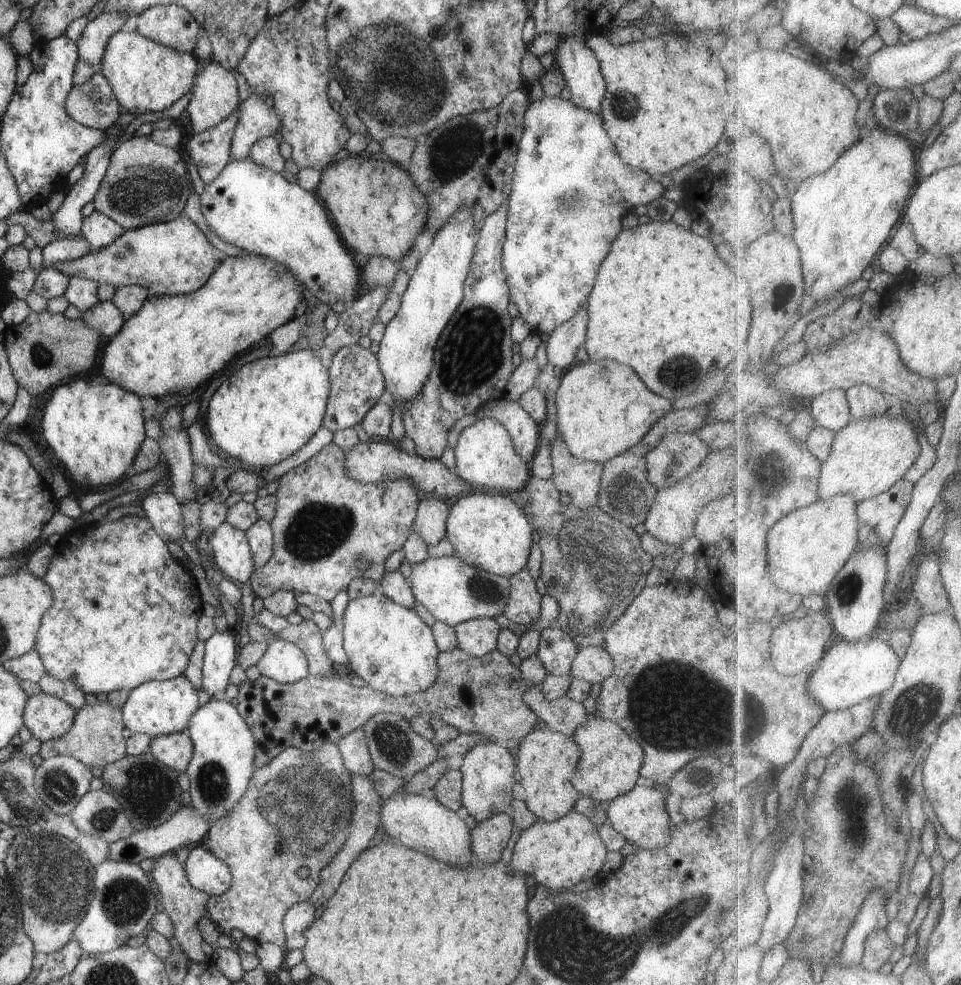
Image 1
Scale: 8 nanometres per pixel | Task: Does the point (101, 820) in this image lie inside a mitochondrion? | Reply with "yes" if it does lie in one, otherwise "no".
yes

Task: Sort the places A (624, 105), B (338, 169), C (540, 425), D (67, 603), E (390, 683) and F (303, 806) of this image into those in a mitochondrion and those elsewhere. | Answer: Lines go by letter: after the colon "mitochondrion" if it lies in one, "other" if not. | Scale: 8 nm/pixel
A: mitochondrion
B: other
C: other
D: other
E: other
F: mitochondrion

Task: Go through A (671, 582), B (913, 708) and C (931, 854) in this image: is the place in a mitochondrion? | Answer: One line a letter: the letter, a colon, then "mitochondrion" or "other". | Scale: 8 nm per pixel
A: other
B: mitochondrion
C: other

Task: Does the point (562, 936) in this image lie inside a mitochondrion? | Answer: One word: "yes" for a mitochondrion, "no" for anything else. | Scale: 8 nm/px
yes

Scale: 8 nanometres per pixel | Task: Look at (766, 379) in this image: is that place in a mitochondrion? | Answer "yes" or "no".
no

